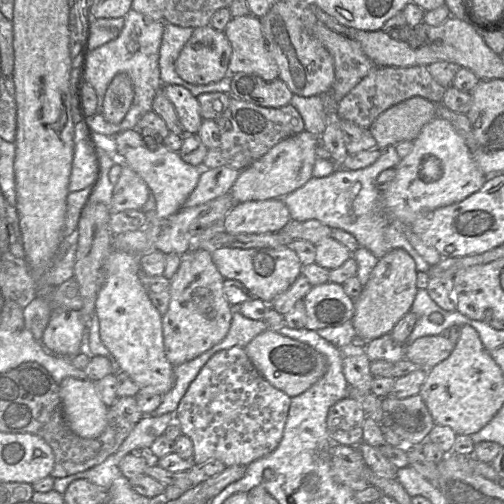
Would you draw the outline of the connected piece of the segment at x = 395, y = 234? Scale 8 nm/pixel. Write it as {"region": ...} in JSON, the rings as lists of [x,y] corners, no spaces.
{"region":[[[389,146],[381,150],[380,157],[372,165],[356,171],[339,167],[327,177],[312,177],[302,187],[281,200],[288,208],[291,220],[316,220],[330,229],[343,230],[356,239],[359,247],[368,250],[377,259],[394,249],[403,249],[414,259],[417,271],[427,273],[431,266],[409,243],[402,228],[387,215],[382,193],[375,187],[378,175],[387,169],[395,169],[400,160],[396,147]]]}

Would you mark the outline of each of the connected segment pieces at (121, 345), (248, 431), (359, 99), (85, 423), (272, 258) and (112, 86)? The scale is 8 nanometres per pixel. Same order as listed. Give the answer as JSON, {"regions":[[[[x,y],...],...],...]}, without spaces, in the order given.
{"regions":[[[[112,249],[101,269],[101,287],[95,303],[100,338],[121,370],[140,389],[160,395],[174,386],[174,366],[168,361],[163,342],[162,315],[140,281],[139,255]]],[[[234,346],[213,355],[190,384],[176,410],[182,434],[193,443],[192,463],[201,466],[211,459],[221,461],[226,467],[248,466],[279,445],[288,418],[291,397],[272,386],[255,368],[244,348]]],[[[427,66],[374,67],[338,103],[337,117],[368,129],[381,113],[412,97],[420,96],[435,104],[441,104],[446,89],[433,79]]],[[[68,377],[59,386],[64,418],[71,431],[86,439],[99,437],[106,427],[109,408],[100,398],[95,384],[90,380]]],[[[290,246],[272,248],[218,248],[211,252],[211,258],[219,273],[225,280],[241,282],[252,297],[267,304],[285,292],[301,275],[302,264]]],[[[117,74],[110,82],[102,105],[102,115],[110,123],[119,124],[126,116],[134,98],[134,88],[130,77]]]]}

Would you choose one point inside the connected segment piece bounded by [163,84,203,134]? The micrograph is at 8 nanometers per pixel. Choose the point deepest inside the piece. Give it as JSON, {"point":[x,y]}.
{"point":[187,107]}

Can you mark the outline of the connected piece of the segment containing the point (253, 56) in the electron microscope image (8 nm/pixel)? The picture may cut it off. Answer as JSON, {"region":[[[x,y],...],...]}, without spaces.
{"region":[[[251,14],[234,17],[223,32],[232,48],[230,74],[244,72],[265,81],[278,79],[279,69],[267,48],[259,18]]]}

